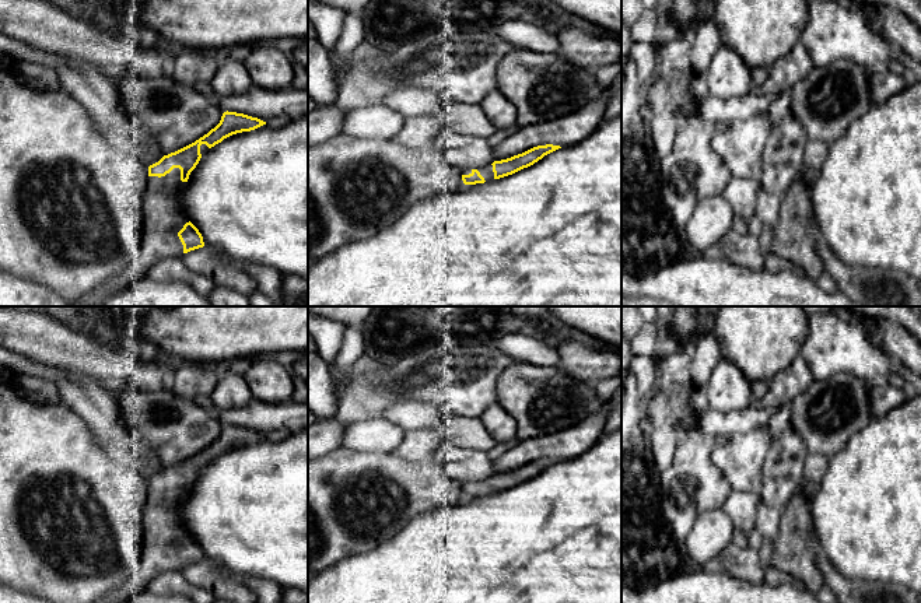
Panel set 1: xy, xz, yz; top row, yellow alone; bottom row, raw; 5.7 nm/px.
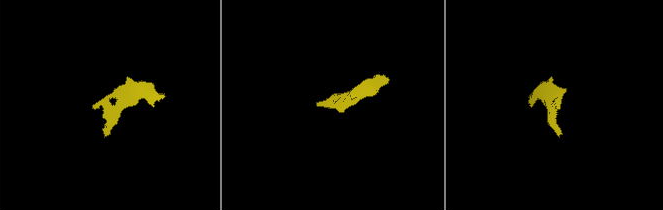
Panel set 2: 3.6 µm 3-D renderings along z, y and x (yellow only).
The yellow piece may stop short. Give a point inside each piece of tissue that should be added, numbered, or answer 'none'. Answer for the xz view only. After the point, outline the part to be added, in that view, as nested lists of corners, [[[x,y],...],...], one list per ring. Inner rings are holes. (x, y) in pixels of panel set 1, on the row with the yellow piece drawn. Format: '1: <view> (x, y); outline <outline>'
1: xz (486, 172); outline [[[488,164],[486,166],[481,166],[477,171],[484,178],[486,182],[493,182],[494,180],[494,172],[493,172],[493,165],[491,164]]]

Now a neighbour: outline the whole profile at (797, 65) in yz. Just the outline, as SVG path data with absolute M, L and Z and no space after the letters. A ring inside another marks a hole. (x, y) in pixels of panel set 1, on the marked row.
M799 41L792 50L768 67L766 81L754 91L759 95L778 95L791 90L798 81L805 78L813 69L812 59Z

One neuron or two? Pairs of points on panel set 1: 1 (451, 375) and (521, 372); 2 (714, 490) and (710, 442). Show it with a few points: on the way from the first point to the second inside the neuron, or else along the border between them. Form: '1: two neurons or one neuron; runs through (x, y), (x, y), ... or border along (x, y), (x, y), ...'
1: two neurons; border along (515, 360), (500, 374), (496, 382), (494, 400)
2: one neuron; runs through (704, 479), (704, 453)

